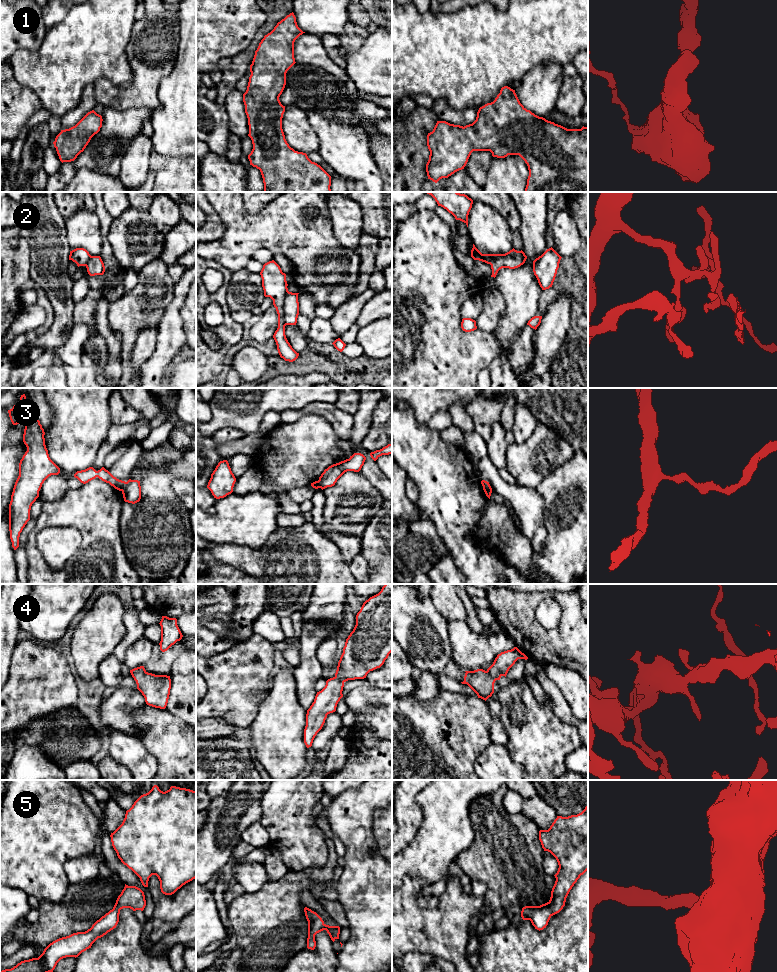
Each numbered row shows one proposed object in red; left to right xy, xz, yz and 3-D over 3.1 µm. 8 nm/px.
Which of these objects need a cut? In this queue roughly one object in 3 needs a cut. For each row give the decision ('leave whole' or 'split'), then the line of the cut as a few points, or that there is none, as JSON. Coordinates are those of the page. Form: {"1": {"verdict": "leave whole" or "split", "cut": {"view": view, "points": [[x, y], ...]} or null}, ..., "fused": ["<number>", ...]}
{"1": {"verdict": "leave whole", "cut": null}, "2": {"verdict": "split", "cut": {"view": "yz", "points": [[525, 260], [520, 253], [515, 256], [501, 255], [490, 264]]}}, "3": {"verdict": "split", "cut": {"view": "xy", "points": [[126, 482], [121, 490]]}}, "4": {"verdict": "leave whole", "cut": null}, "5": {"verdict": "leave whole", "cut": null}, "fused": ["2", "3"]}

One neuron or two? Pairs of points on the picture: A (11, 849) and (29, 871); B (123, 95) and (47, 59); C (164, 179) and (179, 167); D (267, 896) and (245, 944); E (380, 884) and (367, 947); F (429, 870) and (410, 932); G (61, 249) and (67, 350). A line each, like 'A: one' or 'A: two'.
A: one
B: two
C: one
D: one
E: one
F: two
G: two

